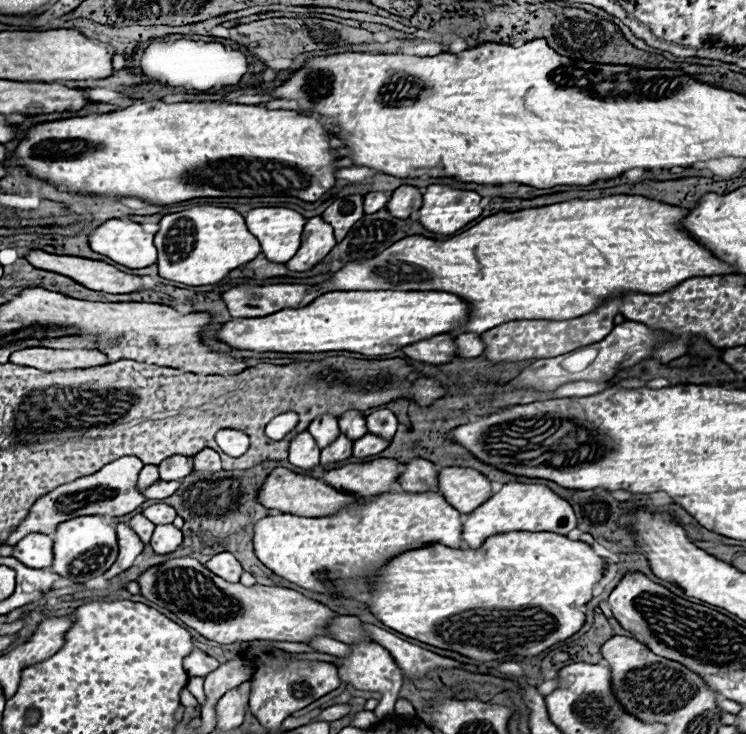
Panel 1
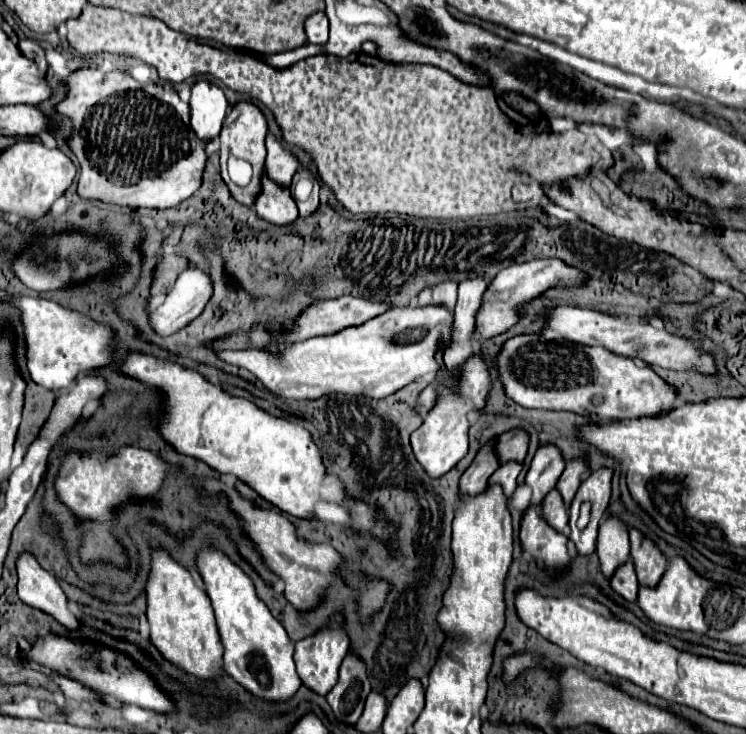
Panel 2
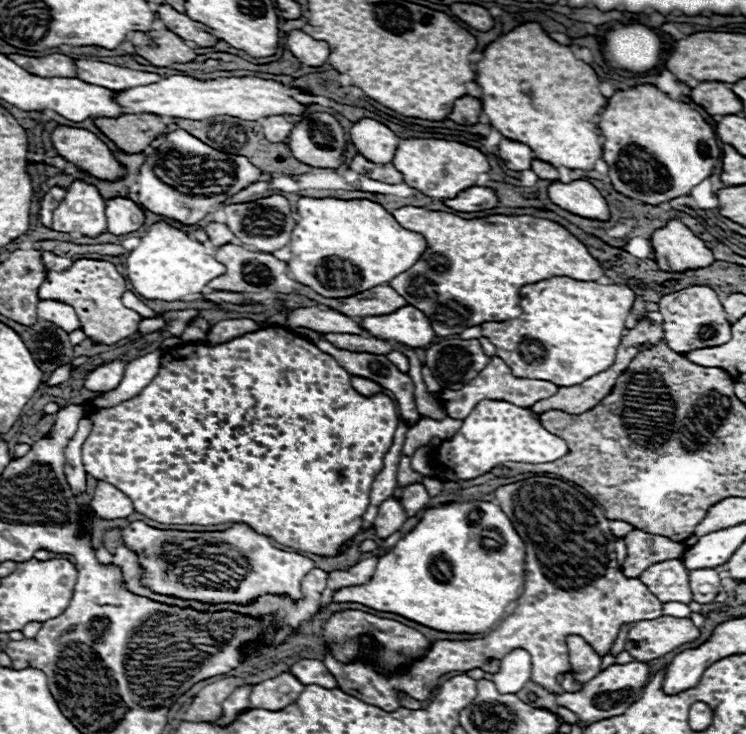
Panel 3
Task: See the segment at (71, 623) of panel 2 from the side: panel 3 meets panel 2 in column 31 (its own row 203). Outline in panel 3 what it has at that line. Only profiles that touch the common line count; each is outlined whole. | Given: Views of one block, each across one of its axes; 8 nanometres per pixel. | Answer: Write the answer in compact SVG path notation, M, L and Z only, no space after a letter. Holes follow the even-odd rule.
M572 180L568 184L552 182L548 186L548 196L556 206L572 214L592 218L592 220L608 220L610 212L608 212L606 200L586 180Z

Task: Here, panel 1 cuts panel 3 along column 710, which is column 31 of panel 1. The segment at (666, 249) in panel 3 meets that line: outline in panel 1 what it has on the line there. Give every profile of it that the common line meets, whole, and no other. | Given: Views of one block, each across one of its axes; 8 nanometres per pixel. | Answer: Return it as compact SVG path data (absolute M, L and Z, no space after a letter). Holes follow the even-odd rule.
M32 250L26 256L26 260L36 268L44 268L44 270L52 270L56 274L68 276L78 284L98 292L132 294L146 288L142 276L124 274L112 264L102 260L90 260L90 258L78 258L78 256L56 256L40 250Z

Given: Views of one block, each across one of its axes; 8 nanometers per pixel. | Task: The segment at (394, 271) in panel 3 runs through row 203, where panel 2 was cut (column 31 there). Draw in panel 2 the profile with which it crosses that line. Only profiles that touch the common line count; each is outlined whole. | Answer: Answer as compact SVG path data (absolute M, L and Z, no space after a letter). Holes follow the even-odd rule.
M22 298L18 300L18 306L22 310L22 320L26 326L28 374L36 384L52 390L64 388L80 372L100 368L110 362L110 328L90 322L78 312L70 312L42 298Z

